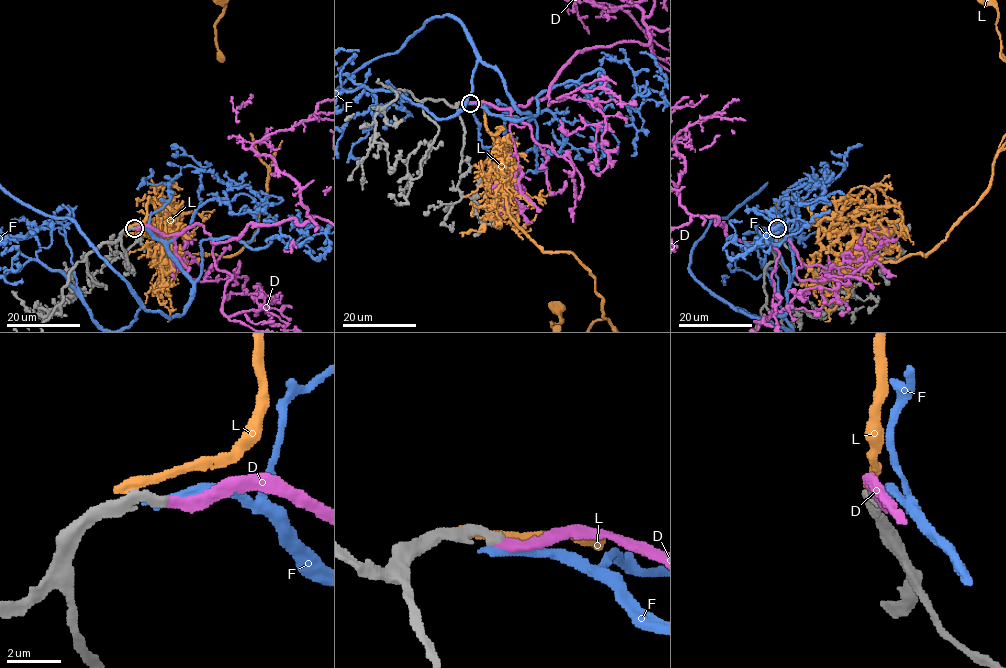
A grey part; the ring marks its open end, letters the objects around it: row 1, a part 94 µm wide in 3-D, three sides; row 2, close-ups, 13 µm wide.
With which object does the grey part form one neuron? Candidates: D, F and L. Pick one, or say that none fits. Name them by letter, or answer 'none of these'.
D

